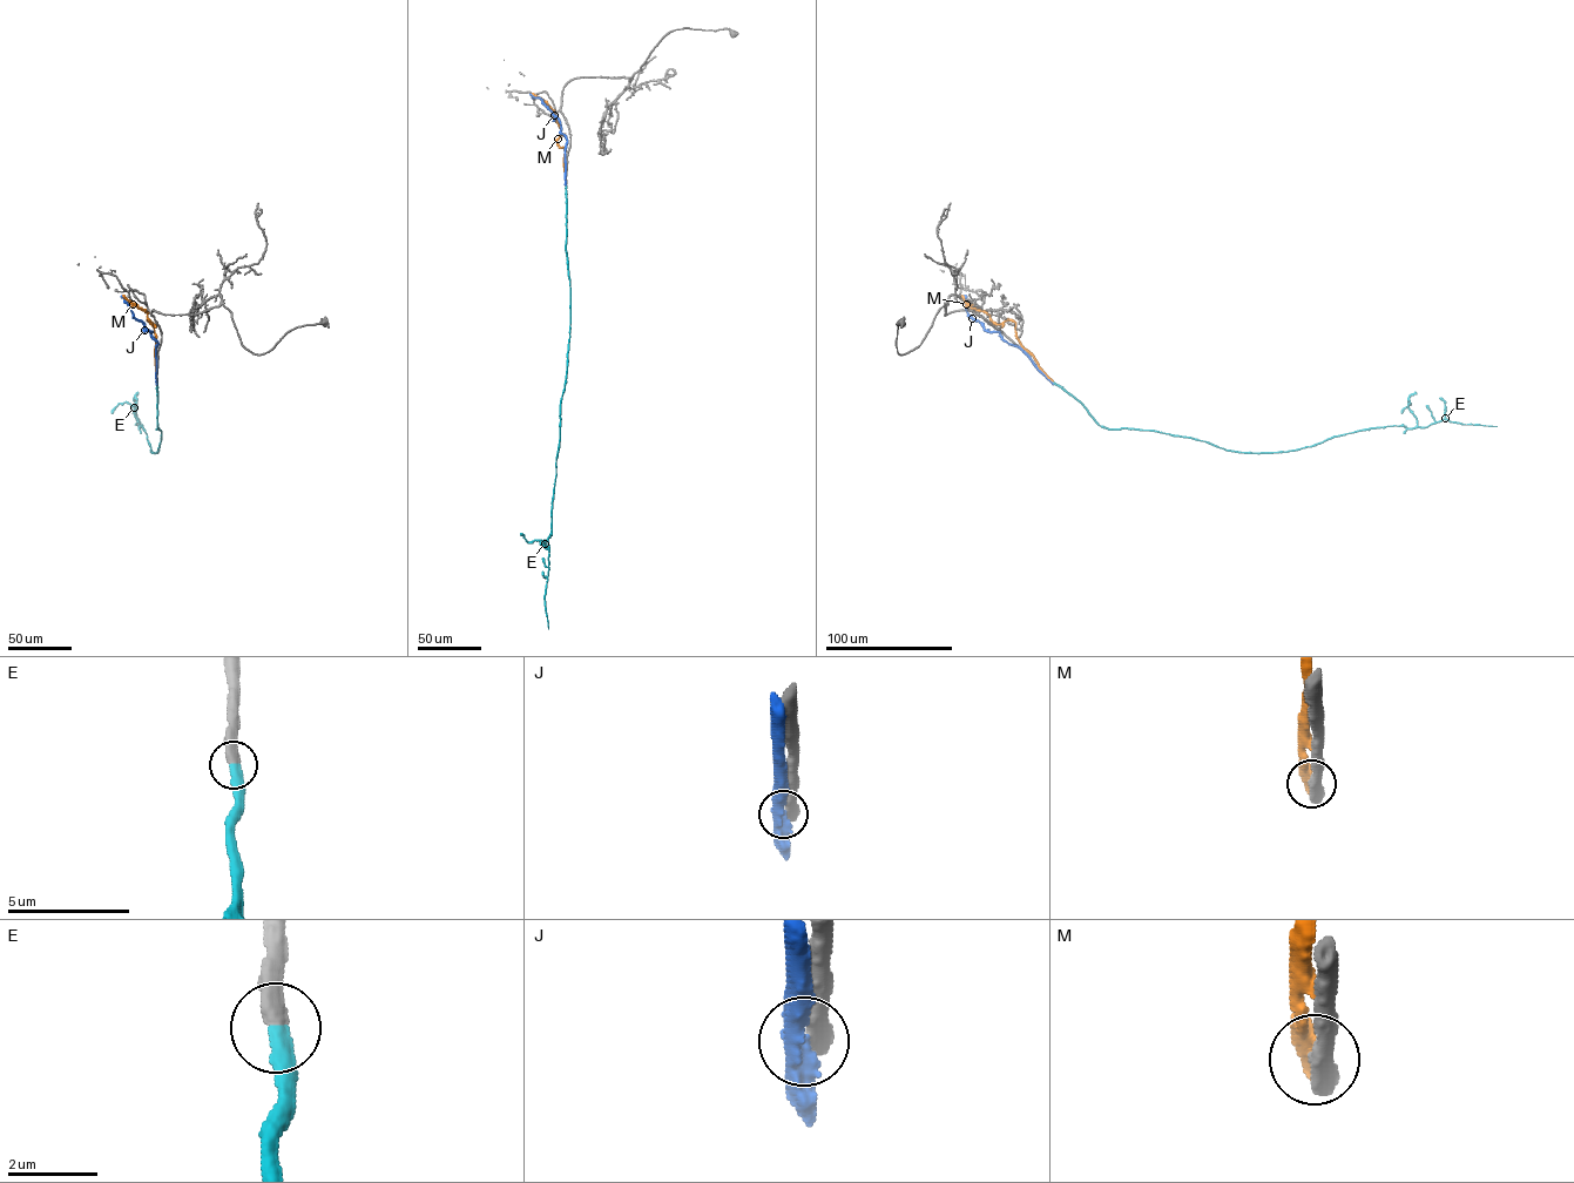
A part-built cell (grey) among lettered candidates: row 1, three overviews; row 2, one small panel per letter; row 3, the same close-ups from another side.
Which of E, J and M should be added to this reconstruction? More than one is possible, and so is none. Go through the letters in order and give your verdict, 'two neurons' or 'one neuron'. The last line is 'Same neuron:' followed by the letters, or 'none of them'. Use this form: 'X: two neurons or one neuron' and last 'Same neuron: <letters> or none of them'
E: one neuron
J: two neurons
M: two neurons
Same neuron: E

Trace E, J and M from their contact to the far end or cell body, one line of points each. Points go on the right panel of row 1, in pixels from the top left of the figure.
E: (1053, 382), (1109, 428), (1156, 431), (1245, 453), (1285, 452), (1371, 428), (1426, 427), (1445, 419), (1497, 426)
J: (1052, 382), (1020, 349), (1008, 344), (999, 331), (986, 331), (970, 316), (963, 296)
M: (1053, 382), (1022, 346), (1014, 322), (994, 324), (985, 312), (972, 309), (961, 295)

